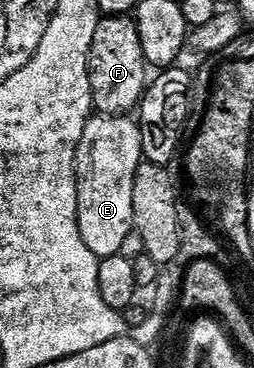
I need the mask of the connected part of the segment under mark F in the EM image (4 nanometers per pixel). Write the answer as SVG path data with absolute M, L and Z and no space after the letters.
M108 16L99 19L96 38L90 51L90 85L95 109L130 110L142 103L148 87L148 65L144 46L140 46L138 21L130 16Z

